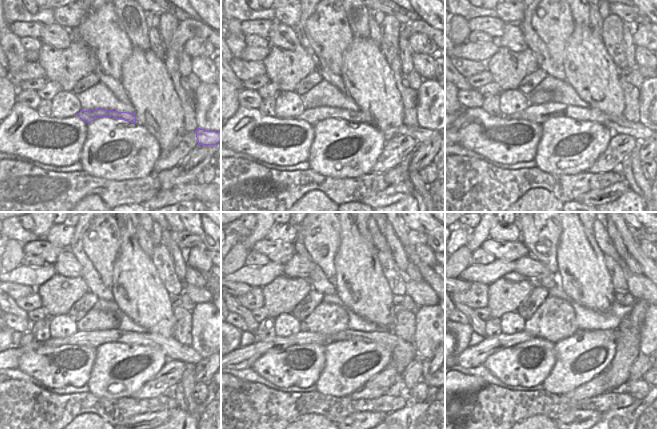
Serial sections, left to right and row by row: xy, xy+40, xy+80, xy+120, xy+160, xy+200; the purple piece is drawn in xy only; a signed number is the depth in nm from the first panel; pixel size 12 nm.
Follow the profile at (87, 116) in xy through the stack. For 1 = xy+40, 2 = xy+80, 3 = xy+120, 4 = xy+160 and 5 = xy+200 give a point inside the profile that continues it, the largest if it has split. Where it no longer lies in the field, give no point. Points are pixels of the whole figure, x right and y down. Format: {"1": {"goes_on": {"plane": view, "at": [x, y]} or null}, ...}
{"1": {"goes_on": {"plane": "xy+40", "at": [312, 115]}}, "2": {"goes_on": {"plane": "xy+80", "at": [540, 113]}}, "3": {"goes_on": {"plane": "xy+120", "at": [93, 339]}}, "4": {"goes_on": {"plane": "xy+160", "at": [244, 357]}}, "5": {"goes_on": {"plane": "xy+200", "at": [472, 357]}}}

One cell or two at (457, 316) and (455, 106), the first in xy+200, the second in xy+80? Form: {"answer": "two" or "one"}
{"answer": "two"}

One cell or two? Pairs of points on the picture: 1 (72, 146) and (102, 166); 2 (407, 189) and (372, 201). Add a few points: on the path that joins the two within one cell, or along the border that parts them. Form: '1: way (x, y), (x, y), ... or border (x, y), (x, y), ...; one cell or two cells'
1: border (86, 128), (86, 139), (78, 161); two cells
2: way (398, 191), (381, 199); one cell

